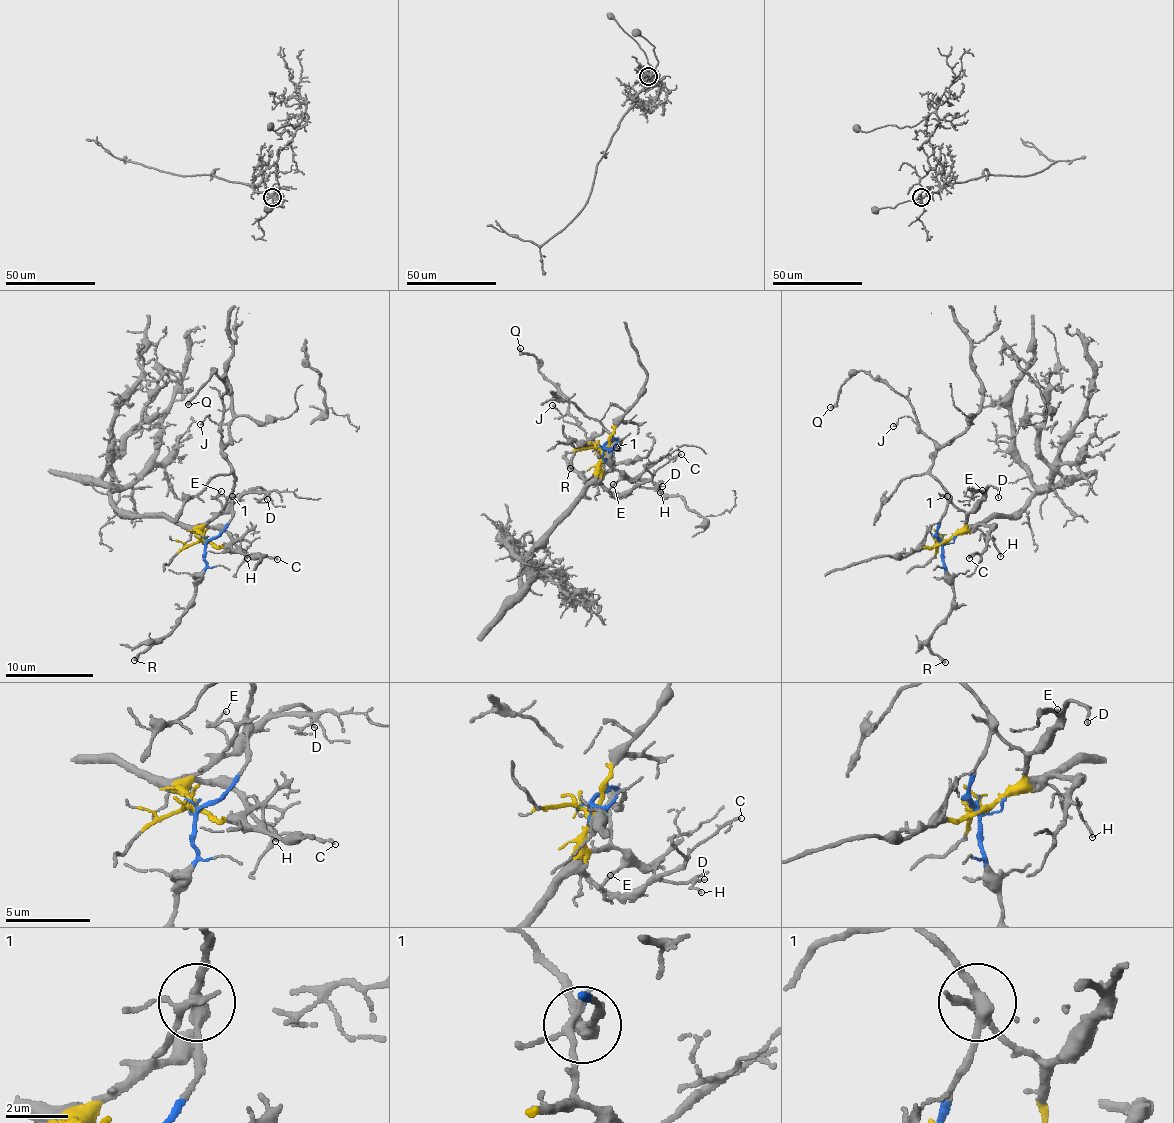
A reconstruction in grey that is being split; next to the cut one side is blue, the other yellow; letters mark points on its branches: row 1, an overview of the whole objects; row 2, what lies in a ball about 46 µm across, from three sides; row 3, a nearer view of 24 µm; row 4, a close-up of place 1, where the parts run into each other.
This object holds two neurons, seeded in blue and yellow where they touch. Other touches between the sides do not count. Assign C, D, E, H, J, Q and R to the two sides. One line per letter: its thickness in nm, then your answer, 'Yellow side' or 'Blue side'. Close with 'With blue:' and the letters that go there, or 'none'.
C: Thickness 160 nm. Yellow side
D: Thickness 140 nm. Yellow side
E: Thickness 70 nm. Yellow side
H: Thickness 120 nm. Yellow side
J: Thickness 120 nm. Blue side
Q: Thickness 240 nm. Blue side
R: Thickness 280 nm. Blue side
With blue: J, Q, R

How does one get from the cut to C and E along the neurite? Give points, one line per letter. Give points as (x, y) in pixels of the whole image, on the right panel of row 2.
C: (942, 540), (985, 525), (992, 527), (981, 552), (974, 552), (970, 558)
E: (942, 540), (964, 529), (984, 496), (983, 489)

